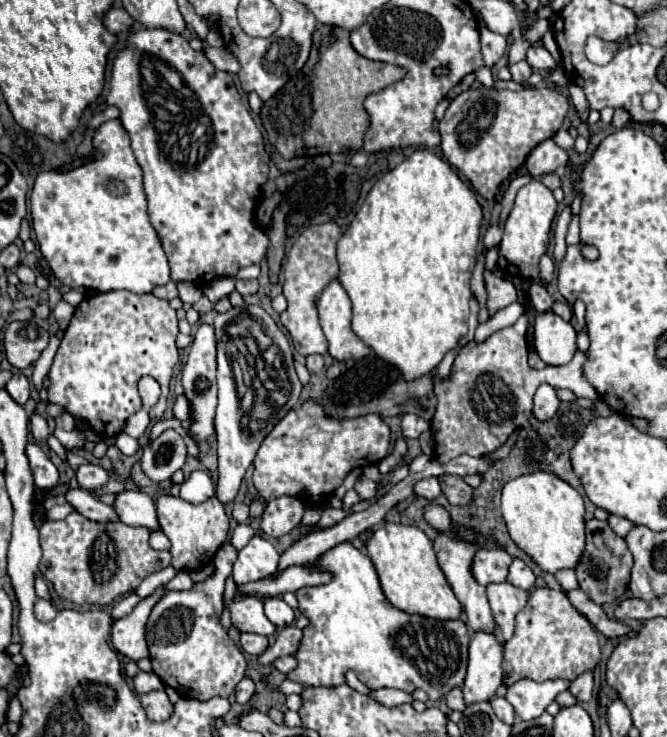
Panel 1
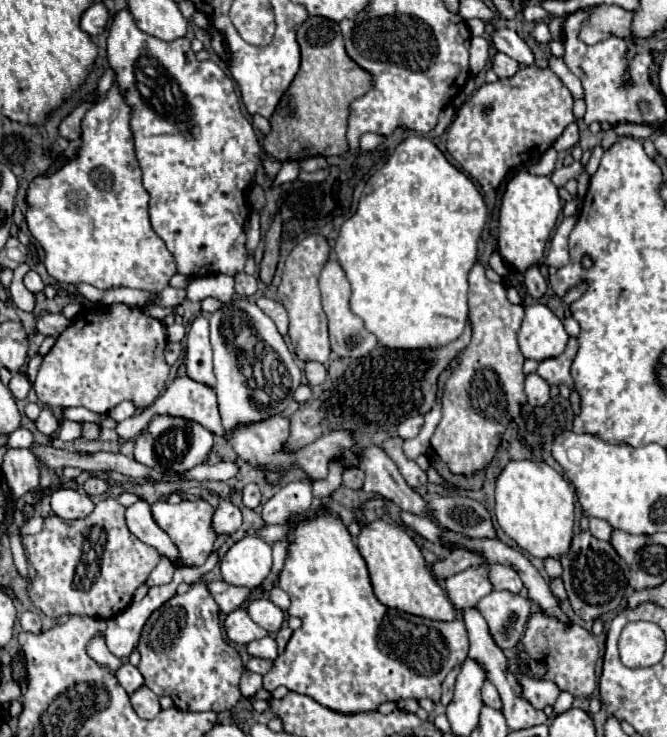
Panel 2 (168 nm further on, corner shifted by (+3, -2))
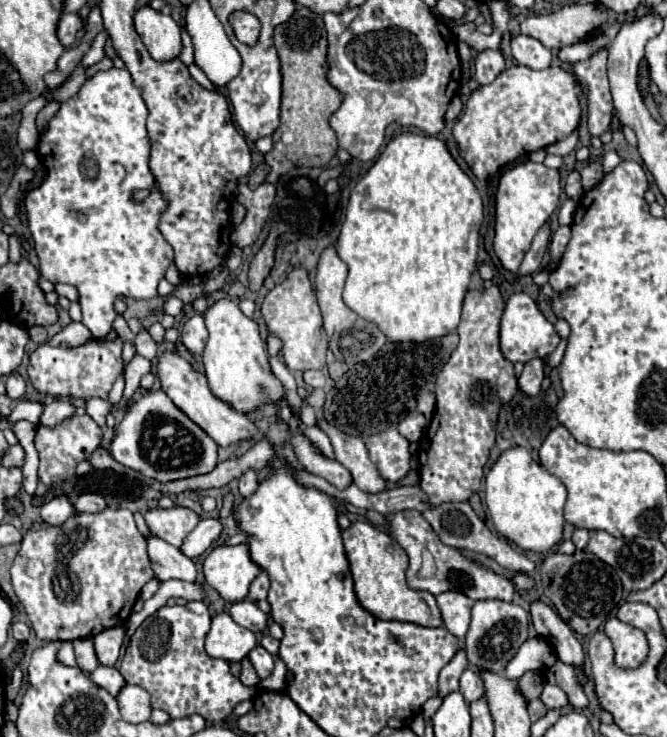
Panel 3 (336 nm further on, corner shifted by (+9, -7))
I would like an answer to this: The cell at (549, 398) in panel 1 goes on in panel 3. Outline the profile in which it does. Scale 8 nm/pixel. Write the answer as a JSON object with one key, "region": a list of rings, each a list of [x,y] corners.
{"region":[[[536,357],[524,365],[524,371],[518,379],[518,387],[528,395],[538,395],[542,379],[544,379],[544,359]]]}

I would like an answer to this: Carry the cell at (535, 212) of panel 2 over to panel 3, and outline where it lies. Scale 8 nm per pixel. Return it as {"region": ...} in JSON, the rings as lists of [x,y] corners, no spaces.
{"region":[[[524,161],[510,169],[506,169],[498,181],[496,191],[496,237],[494,237],[494,251],[500,263],[516,273],[524,253],[530,249],[532,237],[544,225],[544,221],[552,215],[558,207],[560,197],[560,173],[558,169],[548,169],[542,163]]]}

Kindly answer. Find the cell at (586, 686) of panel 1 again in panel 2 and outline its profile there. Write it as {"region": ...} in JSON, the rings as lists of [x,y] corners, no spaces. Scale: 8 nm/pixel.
{"region":[[[560,692],[556,704],[554,704],[554,714],[562,714],[566,710],[572,708],[572,702],[574,702],[574,696],[570,692]]]}

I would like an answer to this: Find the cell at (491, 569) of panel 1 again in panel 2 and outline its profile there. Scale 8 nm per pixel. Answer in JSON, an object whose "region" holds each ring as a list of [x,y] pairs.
{"region":[[[486,564],[470,566],[450,578],[446,578],[446,590],[448,590],[448,598],[452,600],[456,610],[476,606],[482,596],[492,592],[488,566]]]}

